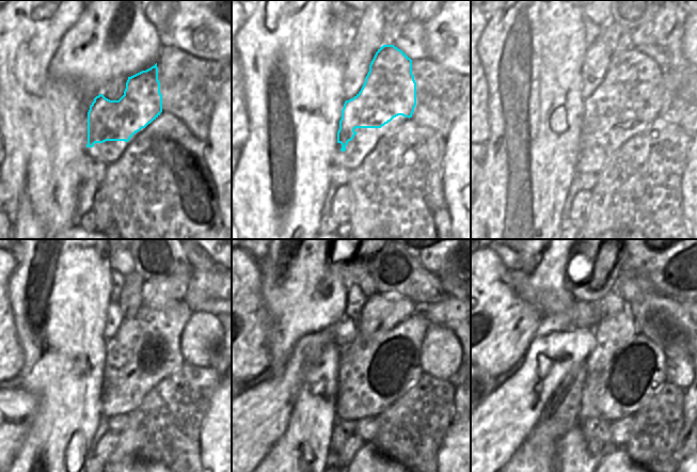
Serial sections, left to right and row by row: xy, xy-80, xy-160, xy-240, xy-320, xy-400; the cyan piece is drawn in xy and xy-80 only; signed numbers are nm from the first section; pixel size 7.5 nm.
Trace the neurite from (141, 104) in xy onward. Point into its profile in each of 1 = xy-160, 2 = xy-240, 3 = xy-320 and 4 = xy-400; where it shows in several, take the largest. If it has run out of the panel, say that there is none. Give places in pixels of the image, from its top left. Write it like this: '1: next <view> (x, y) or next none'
1: next xy-160 (634, 82)
2: next xy-240 (151, 330)
3: next xy-320 (406, 340)
4: next xy-400 (645, 349)

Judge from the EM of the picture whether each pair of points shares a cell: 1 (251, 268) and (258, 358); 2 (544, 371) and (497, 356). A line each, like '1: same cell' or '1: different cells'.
1: same cell
2: different cells

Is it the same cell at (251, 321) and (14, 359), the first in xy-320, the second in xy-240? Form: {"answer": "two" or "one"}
{"answer": "one"}

